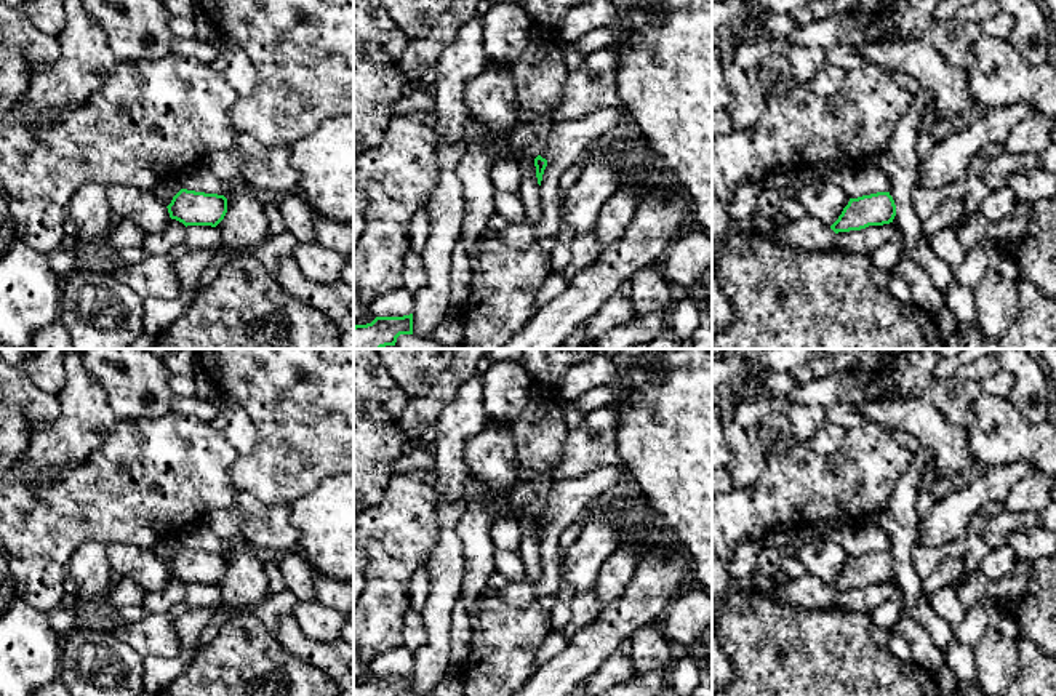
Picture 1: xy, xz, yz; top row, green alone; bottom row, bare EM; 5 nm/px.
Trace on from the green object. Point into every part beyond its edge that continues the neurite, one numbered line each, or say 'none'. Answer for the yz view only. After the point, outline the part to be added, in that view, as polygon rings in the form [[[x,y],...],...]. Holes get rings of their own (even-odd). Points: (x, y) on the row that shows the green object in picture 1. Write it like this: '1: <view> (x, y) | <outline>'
none

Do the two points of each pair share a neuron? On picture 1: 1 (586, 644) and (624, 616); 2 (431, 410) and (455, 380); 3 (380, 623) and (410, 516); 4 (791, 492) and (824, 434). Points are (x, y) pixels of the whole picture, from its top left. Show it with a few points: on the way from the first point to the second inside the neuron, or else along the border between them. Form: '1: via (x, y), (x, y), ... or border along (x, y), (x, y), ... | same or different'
1: via (596, 642), (615, 626) | same
2: via (434, 402), (447, 388) | same
3: via (386, 596), (396, 543) | same
4: border along (804, 444), (828, 458) | different

